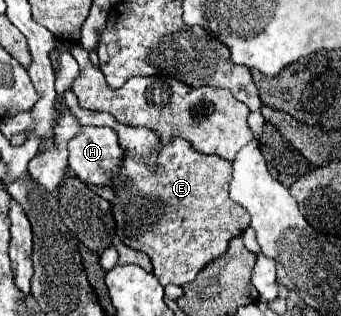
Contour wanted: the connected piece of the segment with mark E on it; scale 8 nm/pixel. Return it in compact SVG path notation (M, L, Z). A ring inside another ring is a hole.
M71 90L65 92L65 102L83 126L109 126L111 130L117 132L119 146L123 146L125 156L123 156L119 174L109 184L109 188L115 194L115 200L111 202L115 226L117 226L117 232L121 234L123 244L127 244L129 248L141 250L151 258L153 268L155 268L153 274L157 276L157 280L163 286L167 286L167 284L183 286L191 280L195 280L197 272L203 270L203 266L207 266L209 262L213 262L215 258L225 254L231 238L241 236L245 232L245 228L249 226L249 214L243 206L239 206L237 202L233 202L229 198L229 182L231 182L231 174L233 174L231 162L227 162L219 156L201 154L201 152L193 150L193 146L183 138L171 138L169 144L161 144L159 136L149 128L125 126L125 124L115 122L115 118L111 114L101 116L99 112L83 110L83 108L79 108L77 98ZM149 152L157 152L155 168L149 168L145 164L145 158Z

